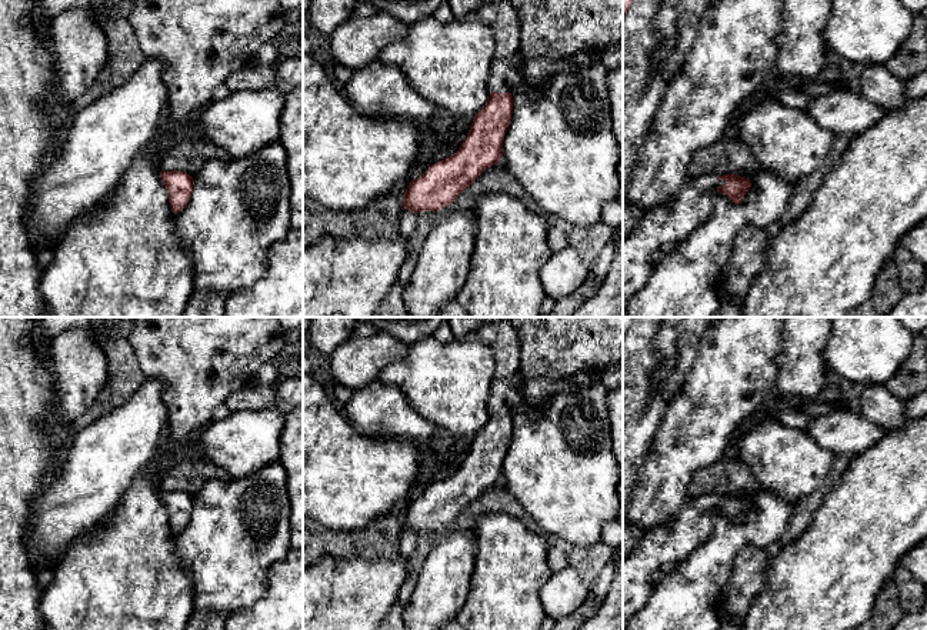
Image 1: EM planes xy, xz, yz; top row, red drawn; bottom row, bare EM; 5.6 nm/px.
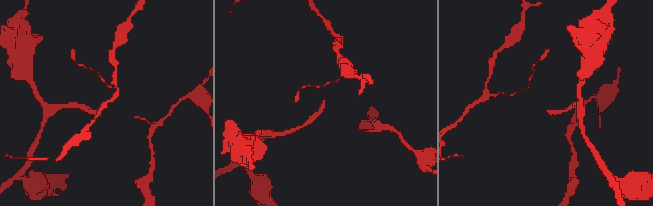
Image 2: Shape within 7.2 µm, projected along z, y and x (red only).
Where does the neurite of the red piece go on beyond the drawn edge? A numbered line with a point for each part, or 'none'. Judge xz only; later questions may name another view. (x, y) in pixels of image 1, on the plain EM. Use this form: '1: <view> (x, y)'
1: xz (504, 393)

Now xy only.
none

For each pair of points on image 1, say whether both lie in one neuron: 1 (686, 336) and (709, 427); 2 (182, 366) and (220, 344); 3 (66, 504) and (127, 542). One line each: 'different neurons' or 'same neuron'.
1: different neurons
2: same neuron
3: different neurons

